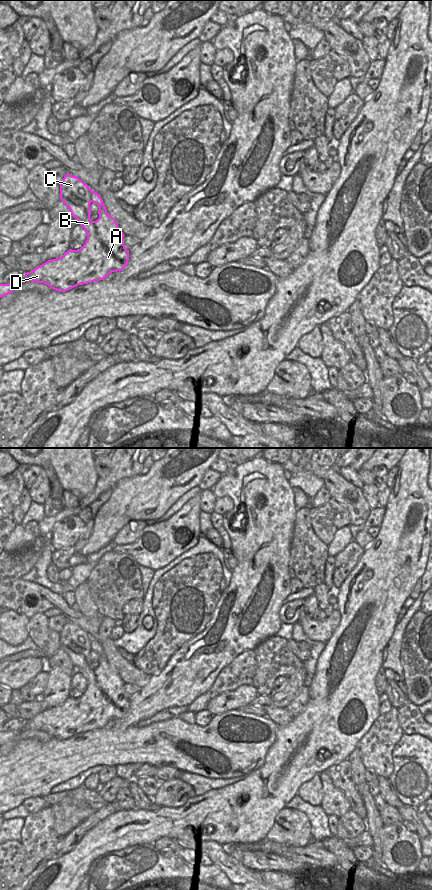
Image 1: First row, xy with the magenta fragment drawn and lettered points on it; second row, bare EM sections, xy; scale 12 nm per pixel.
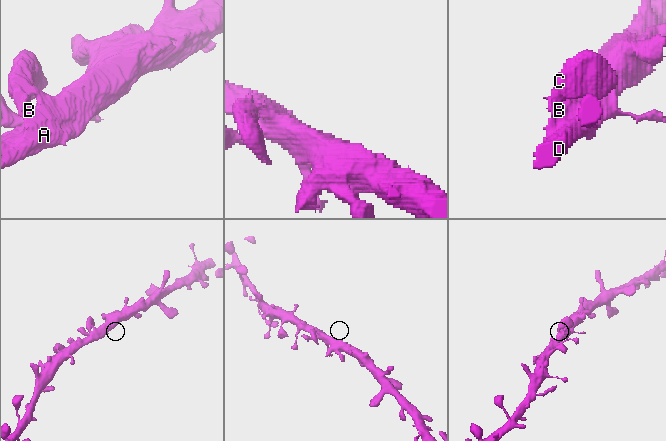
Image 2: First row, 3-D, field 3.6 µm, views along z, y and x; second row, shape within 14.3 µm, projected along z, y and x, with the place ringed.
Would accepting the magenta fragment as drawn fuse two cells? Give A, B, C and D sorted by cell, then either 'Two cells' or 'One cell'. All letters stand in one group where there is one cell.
Groups: A B C D. One cell.

